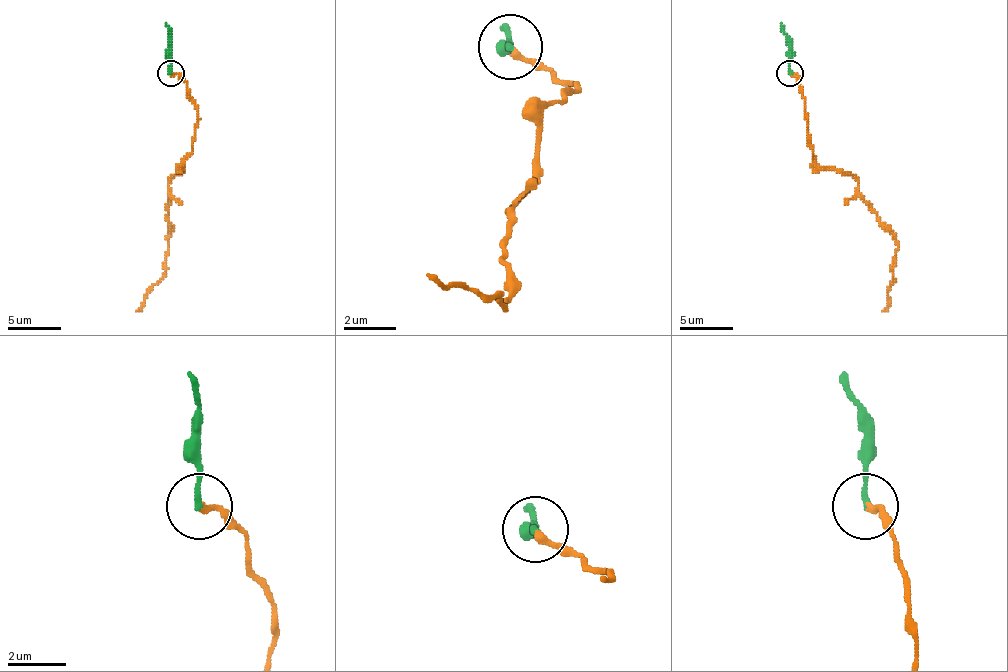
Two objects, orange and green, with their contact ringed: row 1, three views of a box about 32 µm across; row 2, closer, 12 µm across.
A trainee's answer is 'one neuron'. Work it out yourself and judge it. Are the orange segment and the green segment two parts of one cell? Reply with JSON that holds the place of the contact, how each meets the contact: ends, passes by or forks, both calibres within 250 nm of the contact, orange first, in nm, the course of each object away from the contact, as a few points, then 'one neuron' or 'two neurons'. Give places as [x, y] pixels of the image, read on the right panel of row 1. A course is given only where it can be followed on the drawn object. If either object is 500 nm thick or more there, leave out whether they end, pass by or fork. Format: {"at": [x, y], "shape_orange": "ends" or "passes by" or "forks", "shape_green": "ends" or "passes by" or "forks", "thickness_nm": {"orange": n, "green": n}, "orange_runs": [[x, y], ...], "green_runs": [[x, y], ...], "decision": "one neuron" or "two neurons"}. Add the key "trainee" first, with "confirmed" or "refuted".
{"trainee": "confirmed", "at": [790, 73], "shape_orange": "ends", "shape_green": "ends", "thickness_nm": {"orange": 200, "green": 190}, "orange_runs": [[789, 74], [805, 100], [808, 140], [818, 164], [842, 170], [858, 183], [858, 196], [898, 247], [882, 311]], "green_runs": [[789, 74], [789, 36], [781, 23]], "decision": "one neuron"}

